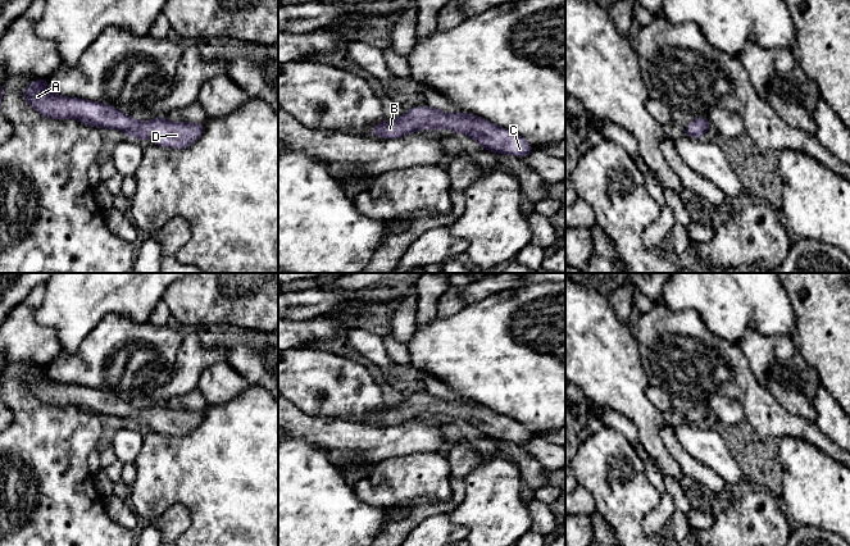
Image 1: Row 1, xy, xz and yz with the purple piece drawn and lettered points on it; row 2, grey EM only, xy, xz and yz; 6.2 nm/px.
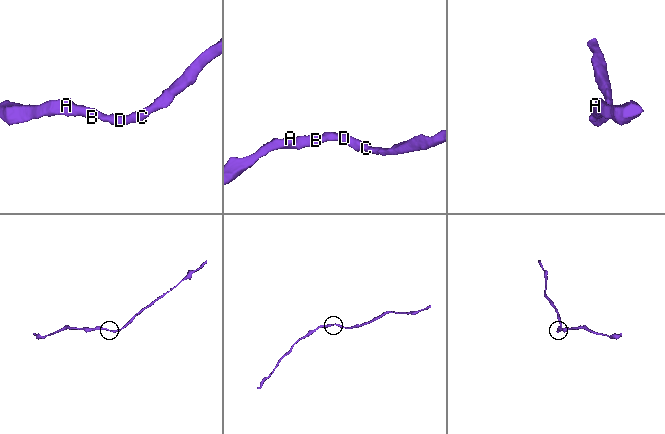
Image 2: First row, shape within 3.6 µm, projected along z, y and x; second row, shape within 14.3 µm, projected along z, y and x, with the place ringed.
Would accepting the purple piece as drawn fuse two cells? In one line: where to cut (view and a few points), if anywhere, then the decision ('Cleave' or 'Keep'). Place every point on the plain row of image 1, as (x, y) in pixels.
No split. Keep

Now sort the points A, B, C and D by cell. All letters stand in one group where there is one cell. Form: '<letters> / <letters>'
A B C D

